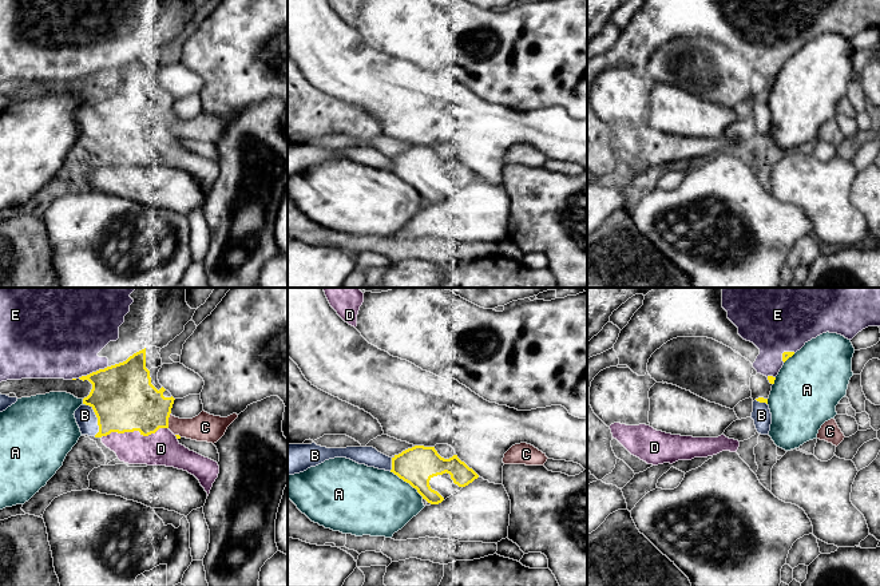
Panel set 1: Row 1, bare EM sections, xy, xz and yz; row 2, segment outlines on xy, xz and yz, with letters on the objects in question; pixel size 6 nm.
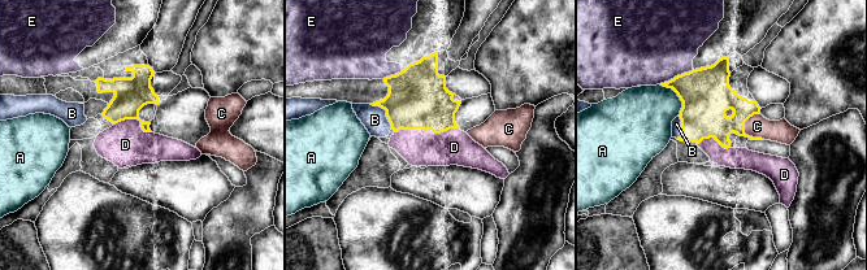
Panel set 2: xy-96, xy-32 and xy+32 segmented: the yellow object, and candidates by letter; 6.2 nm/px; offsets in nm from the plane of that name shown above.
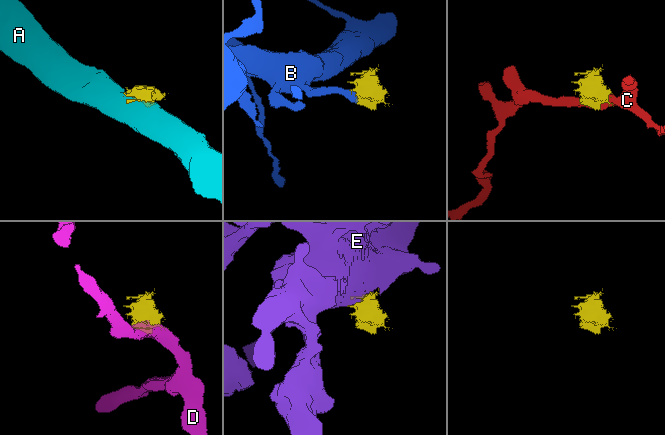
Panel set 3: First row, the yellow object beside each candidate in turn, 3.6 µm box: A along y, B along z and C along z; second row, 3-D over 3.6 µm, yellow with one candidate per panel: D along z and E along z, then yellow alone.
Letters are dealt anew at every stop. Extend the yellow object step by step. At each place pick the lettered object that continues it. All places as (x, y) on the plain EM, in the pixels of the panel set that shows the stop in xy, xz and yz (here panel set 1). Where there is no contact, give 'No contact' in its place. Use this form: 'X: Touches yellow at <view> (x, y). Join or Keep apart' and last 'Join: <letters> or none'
A: Touches yellow at xz (407, 182). Keep apart
B: Touches yellow at xy (98, 119). Keep apart
C: Touches yellow at xy (167, 121). Keep apart
D: Touches yellow at xy (135, 130). Keep apart
E: Touches yellow at xy (92, 72). Keep apart
Join: none

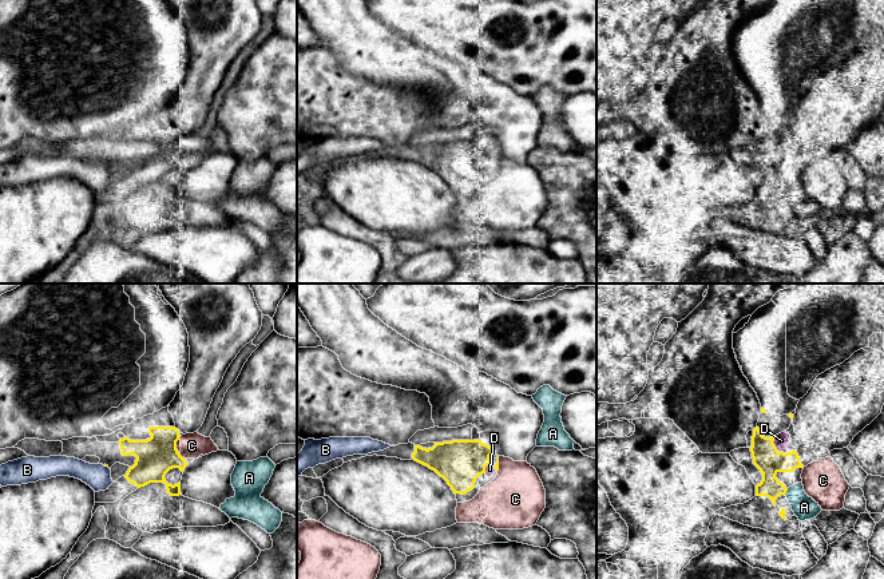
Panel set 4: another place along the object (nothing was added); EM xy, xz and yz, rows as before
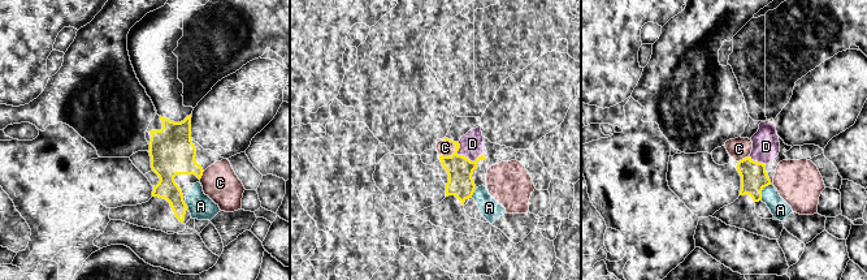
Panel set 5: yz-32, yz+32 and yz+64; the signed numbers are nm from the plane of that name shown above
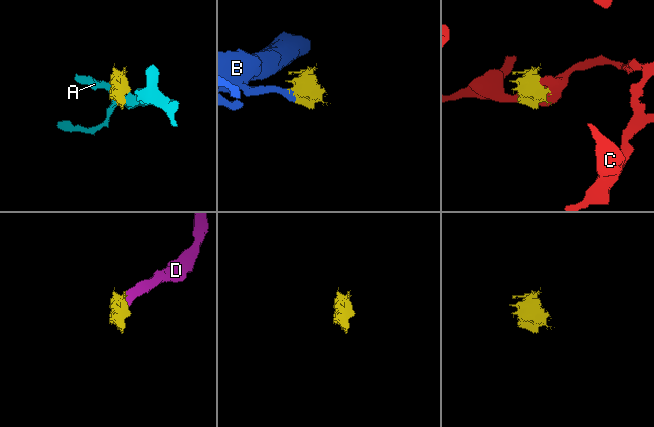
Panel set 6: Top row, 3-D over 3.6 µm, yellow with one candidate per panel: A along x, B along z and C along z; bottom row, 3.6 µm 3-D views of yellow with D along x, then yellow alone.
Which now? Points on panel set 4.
A: Touches yellow at yz (787, 190). Keep apart
B: Touches yellow at xy (106, 166). Keep apart
C: Touches yellow at xy (175, 149). Keep apart
D: Touches yellow at yz (776, 149). Join
Join: D

